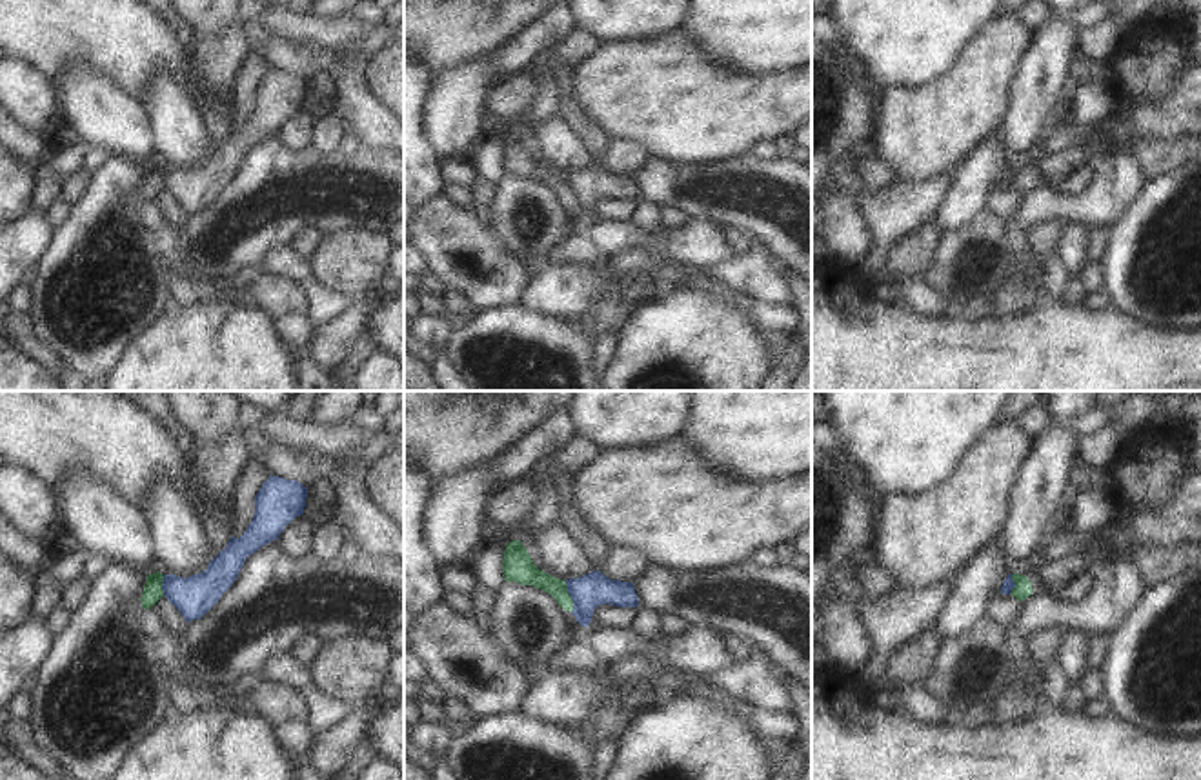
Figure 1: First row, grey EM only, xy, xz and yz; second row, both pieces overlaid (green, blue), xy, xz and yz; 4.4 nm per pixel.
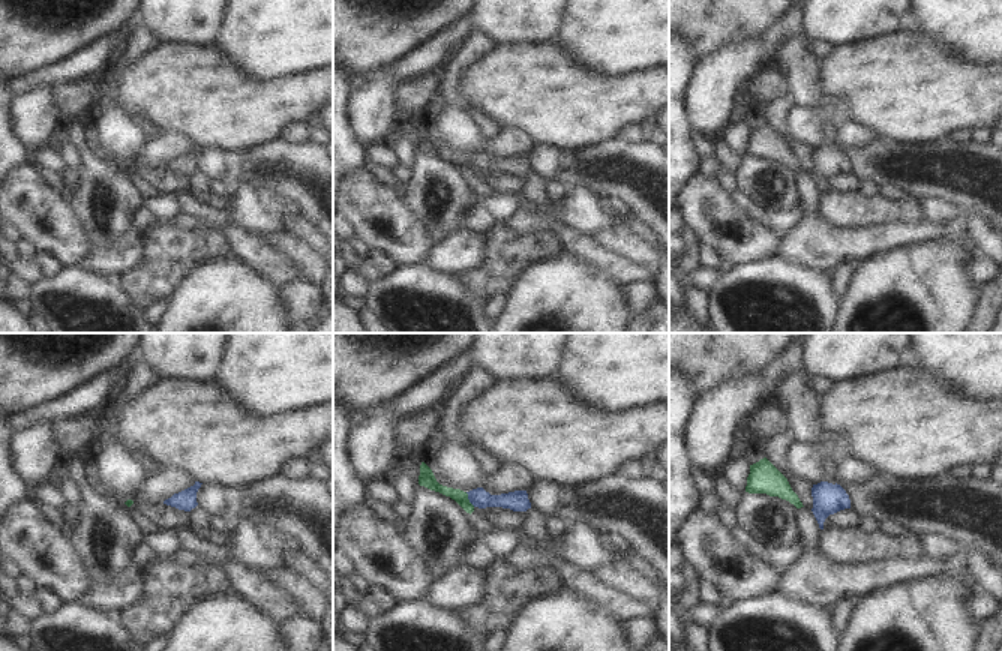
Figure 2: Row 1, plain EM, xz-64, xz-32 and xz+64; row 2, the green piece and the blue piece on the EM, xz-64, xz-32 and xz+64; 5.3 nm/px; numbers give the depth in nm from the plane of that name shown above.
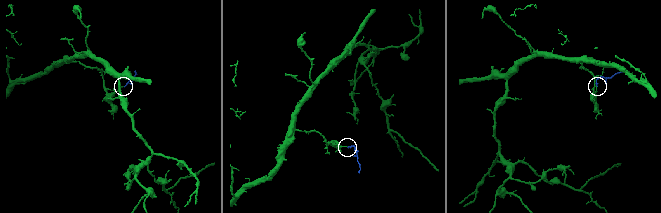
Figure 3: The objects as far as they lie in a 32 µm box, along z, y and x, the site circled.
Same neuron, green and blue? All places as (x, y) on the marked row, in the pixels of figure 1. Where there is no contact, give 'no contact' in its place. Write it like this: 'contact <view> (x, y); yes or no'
contact xz (570, 597); no

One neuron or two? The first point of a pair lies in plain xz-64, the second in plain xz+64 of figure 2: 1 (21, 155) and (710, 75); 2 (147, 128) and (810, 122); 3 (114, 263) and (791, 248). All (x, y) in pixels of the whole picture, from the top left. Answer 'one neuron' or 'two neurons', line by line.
1: two neurons
2: two neurons
3: one neuron

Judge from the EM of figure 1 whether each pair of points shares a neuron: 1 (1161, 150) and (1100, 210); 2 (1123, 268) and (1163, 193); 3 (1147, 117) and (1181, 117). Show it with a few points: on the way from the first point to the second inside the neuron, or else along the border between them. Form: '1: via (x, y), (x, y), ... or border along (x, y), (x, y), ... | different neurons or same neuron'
1: border along (1114, 150), (1127, 151), (1147, 179) | different neurons
2: via (1132, 250), (1140, 222), (1150, 211) | same neuron
3: via (1156, 117), (1172, 117) | same neuron

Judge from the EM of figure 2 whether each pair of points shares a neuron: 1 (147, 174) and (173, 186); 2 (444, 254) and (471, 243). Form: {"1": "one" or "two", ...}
{"1": "one", "2": "one"}

